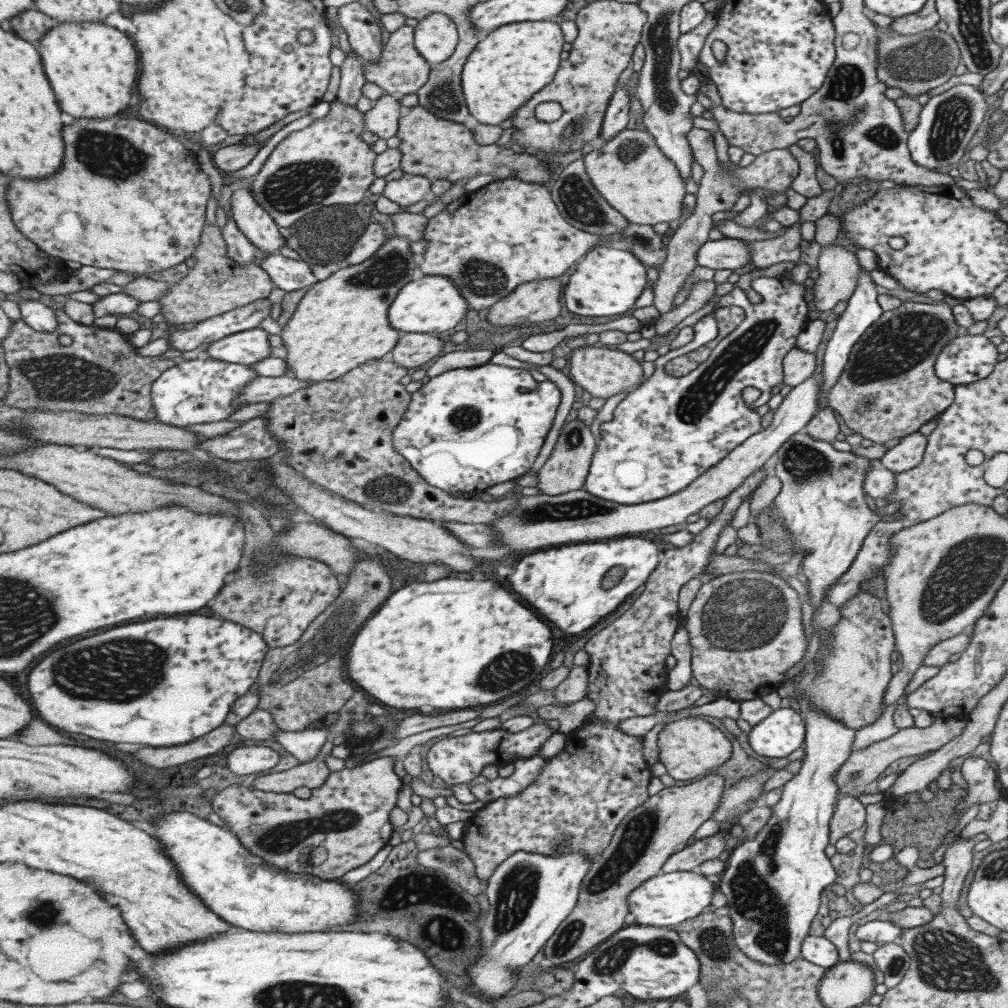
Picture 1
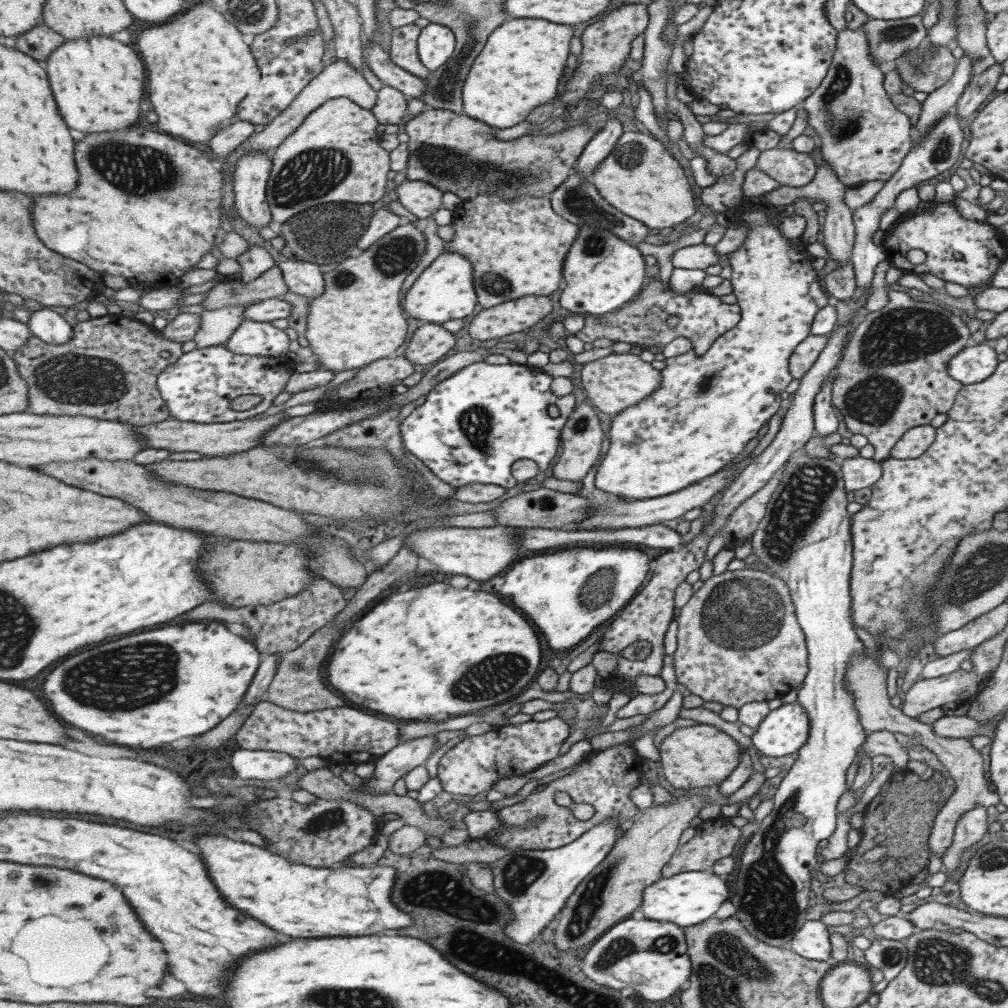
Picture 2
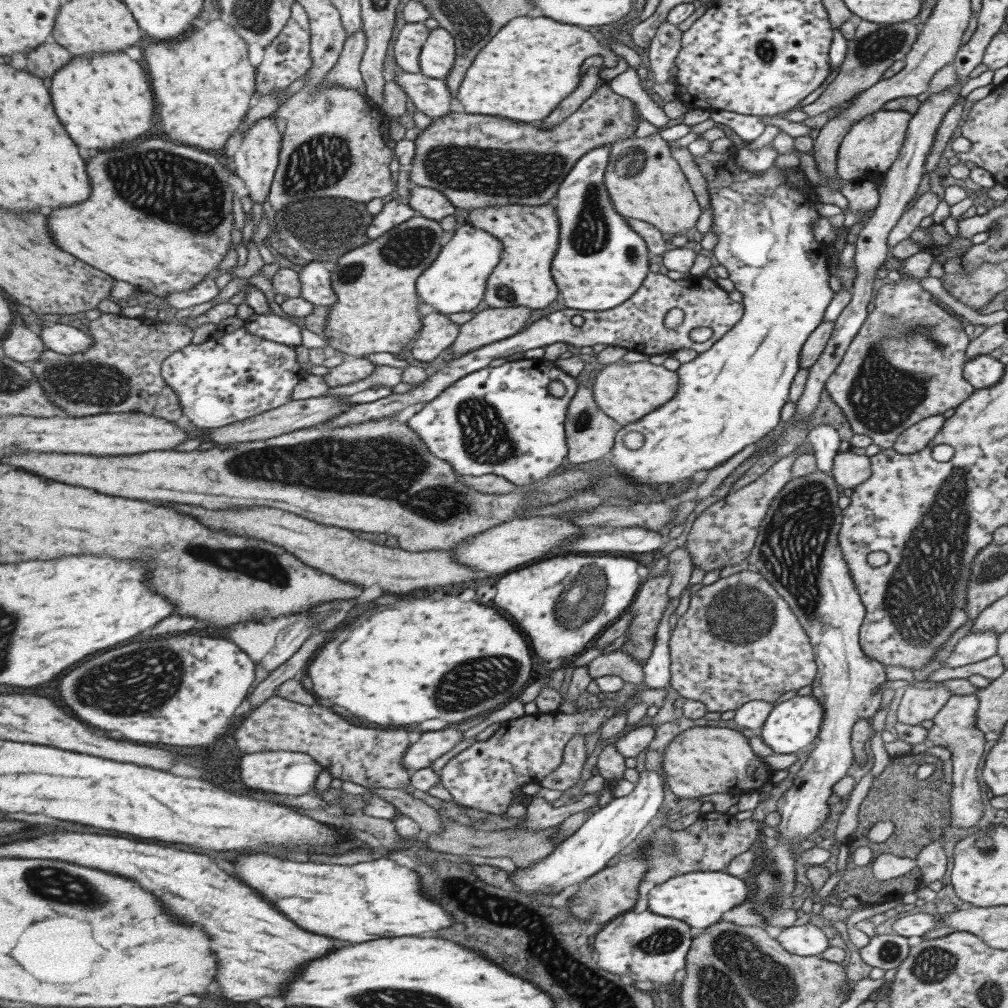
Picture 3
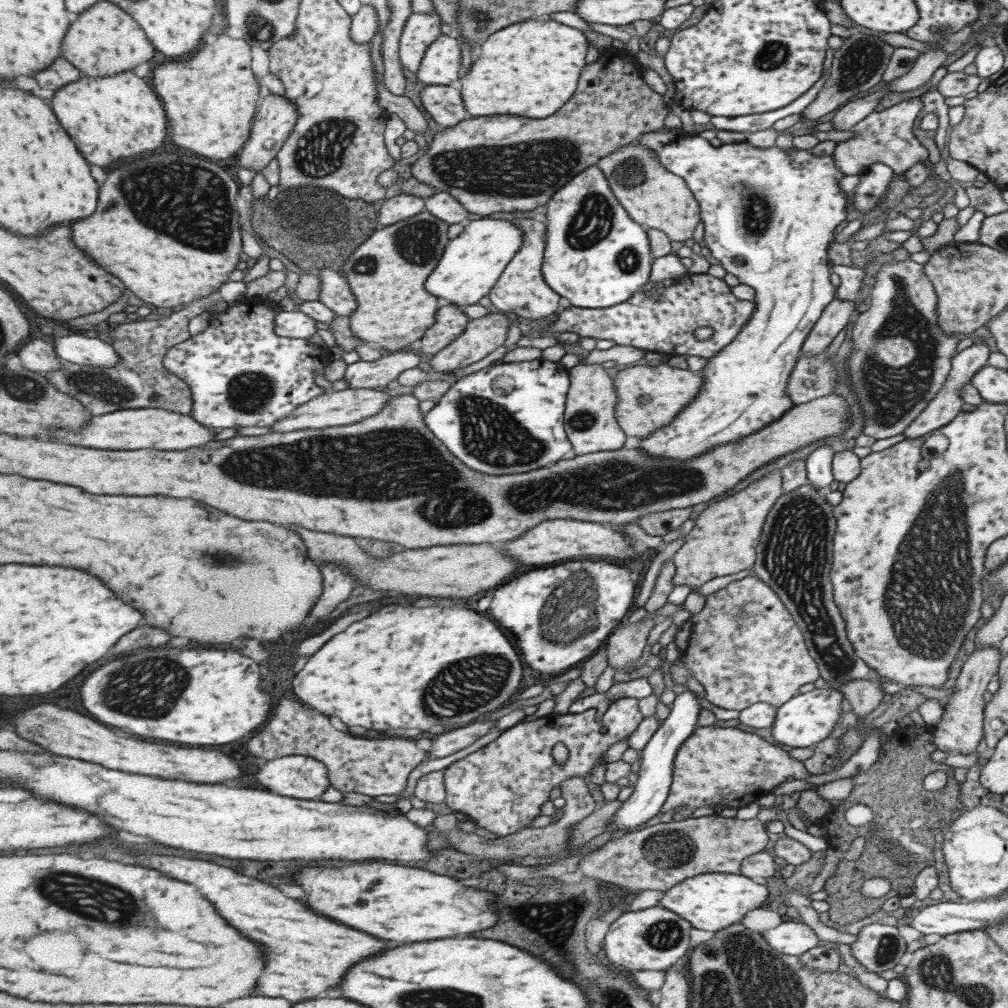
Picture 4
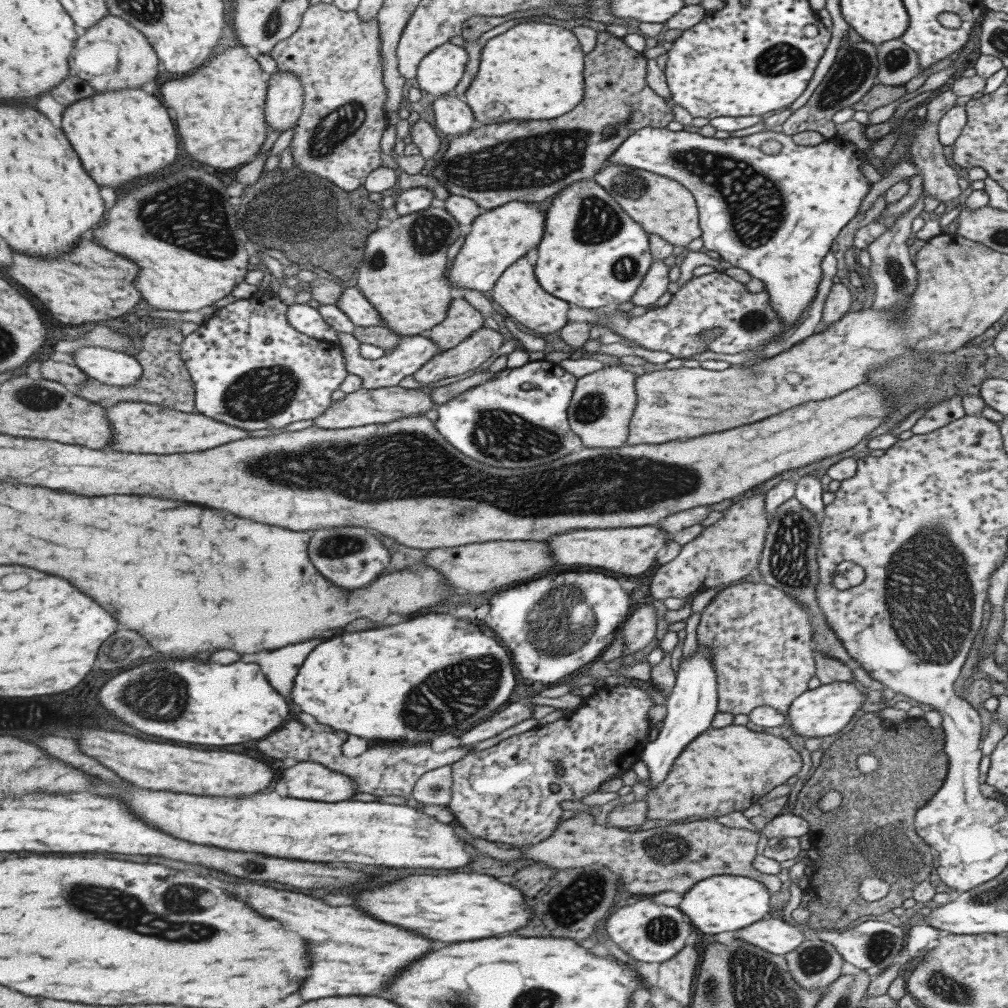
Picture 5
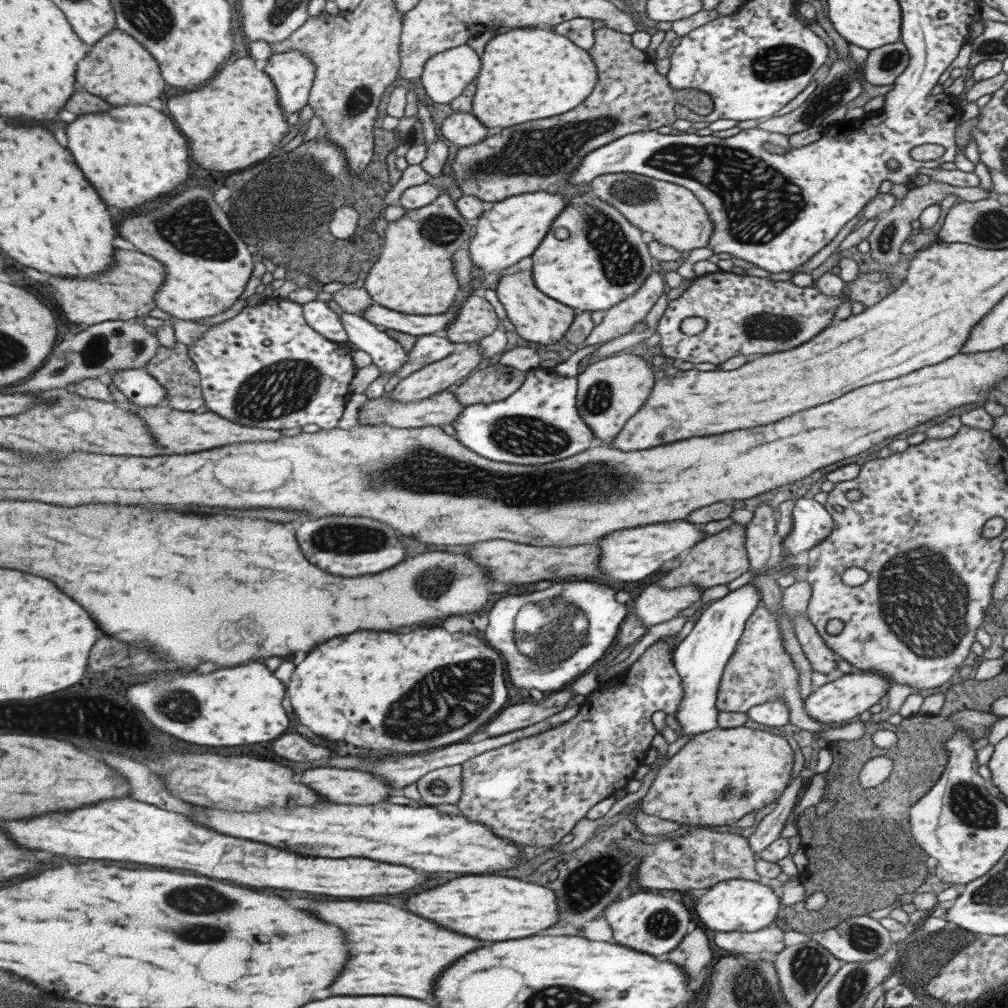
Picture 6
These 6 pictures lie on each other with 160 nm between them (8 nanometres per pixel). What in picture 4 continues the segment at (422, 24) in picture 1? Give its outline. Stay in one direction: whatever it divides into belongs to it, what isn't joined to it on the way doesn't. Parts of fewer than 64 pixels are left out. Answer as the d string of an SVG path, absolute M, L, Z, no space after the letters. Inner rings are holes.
M439 35L426 49L415 72L423 84L445 86L457 79L460 46L454 35Z

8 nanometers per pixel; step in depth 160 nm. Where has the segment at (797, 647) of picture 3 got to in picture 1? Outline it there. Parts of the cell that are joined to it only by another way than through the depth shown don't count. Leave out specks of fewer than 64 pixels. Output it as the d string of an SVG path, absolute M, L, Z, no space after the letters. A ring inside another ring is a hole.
M741 571L722 574L718 577L705 579L701 587L698 588L693 602L689 605L687 614L683 618L684 626L689 635L689 643L691 646L690 655L690 673L692 678L697 680L699 687L704 690L716 691L721 697L729 698L733 701L743 701L751 699L760 699L761 696L776 691L784 682L785 672L795 666L803 657L807 648L805 637L803 637L803 628L801 624L801 604L798 601L797 594L793 588L775 574L757 572L757 571Z

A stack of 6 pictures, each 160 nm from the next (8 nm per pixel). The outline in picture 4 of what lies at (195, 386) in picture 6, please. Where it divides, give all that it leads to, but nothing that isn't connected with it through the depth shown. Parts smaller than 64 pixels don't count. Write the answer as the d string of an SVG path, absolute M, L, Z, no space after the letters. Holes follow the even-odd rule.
M219 291L207 298L192 302L189 306L172 311L161 320L143 320L123 323L112 330L113 346L122 361L114 368L87 366L61 359L62 367L44 375L59 390L80 400L93 417L109 414L119 409L158 408L176 413L191 415L193 412L193 391L188 382L179 378L165 366L165 355L173 347L188 341L192 336L190 324L196 316L203 314L205 308L223 302Z

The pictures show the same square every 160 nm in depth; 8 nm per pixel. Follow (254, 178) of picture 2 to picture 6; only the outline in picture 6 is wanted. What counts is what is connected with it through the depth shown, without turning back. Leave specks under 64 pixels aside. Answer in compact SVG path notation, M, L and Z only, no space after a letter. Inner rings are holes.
M291 49L282 53L274 53L268 56L263 70L275 84L279 95L281 110L286 115L299 112L308 103L309 93L312 88L312 81L315 80L316 66L309 60L307 55Z

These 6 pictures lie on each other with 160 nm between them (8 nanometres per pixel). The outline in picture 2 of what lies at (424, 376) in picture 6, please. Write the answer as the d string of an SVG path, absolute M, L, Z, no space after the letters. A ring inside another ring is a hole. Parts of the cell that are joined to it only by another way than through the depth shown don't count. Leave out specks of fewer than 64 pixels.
M528 294L479 311L470 320L467 334L474 340L483 341L507 336L513 332L536 328L549 312L549 296Z

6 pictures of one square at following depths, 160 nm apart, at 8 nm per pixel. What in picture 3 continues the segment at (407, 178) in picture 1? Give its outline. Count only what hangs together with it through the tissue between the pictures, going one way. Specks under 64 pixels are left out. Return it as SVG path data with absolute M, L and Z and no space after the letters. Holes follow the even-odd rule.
M413 186L407 204L421 216L432 221L442 221L445 216L453 216L454 206L437 190Z

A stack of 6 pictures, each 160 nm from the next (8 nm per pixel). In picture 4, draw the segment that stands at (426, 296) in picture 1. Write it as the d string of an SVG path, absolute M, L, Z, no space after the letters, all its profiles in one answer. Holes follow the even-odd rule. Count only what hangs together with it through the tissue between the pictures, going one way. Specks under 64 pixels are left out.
M481 217L467 221L460 235L445 246L435 268L425 279L424 289L458 307L477 303L491 290L505 265L517 253L523 235L522 230L510 220Z

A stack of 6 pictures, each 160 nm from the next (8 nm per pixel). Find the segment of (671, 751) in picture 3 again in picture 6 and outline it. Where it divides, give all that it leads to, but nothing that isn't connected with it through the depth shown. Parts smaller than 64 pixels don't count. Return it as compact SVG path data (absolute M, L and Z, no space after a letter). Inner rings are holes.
M745 726L721 727L715 730L709 730L709 732L703 732L703 734L693 736L689 742L683 745L683 748L679 749L677 753L673 754L673 756L660 765L646 794L640 799L640 811L651 816L656 816L657 818L662 818L663 820L676 822L677 824L686 824L687 826L709 826L716 828L718 825L730 825L733 827L735 822L742 816L745 816L745 814L749 814L749 812L756 813L766 805L765 802L771 804L771 802L779 798L782 790L790 781L791 766L793 766L793 751L791 751L788 742L779 735L769 733L769 731L750 730L749 728L745 728Z

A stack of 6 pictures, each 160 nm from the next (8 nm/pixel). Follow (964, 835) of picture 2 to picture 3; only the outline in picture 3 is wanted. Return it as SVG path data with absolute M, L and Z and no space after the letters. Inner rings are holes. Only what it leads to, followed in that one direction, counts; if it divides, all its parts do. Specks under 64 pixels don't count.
M951 695L946 703L936 712L932 719L933 726L925 740L920 745L912 745L911 754L925 752L926 748L942 746L950 752L952 762L952 789L950 791L950 824L959 828L971 829L983 814L981 803L981 790L977 783L977 764L985 750L984 734L975 730L975 711L978 707L978 698L971 695Z

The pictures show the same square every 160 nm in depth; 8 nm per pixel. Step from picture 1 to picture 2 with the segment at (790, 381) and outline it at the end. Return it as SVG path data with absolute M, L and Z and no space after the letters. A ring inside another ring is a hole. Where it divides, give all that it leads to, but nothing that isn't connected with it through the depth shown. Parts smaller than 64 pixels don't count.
M808 334L789 355L788 371L793 379L801 379L815 362L820 350L825 346L825 335Z

